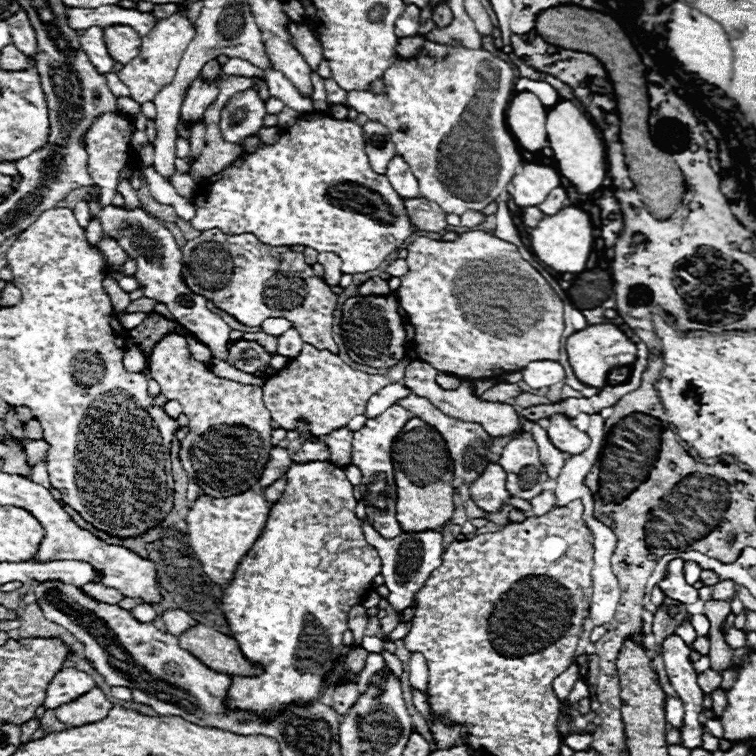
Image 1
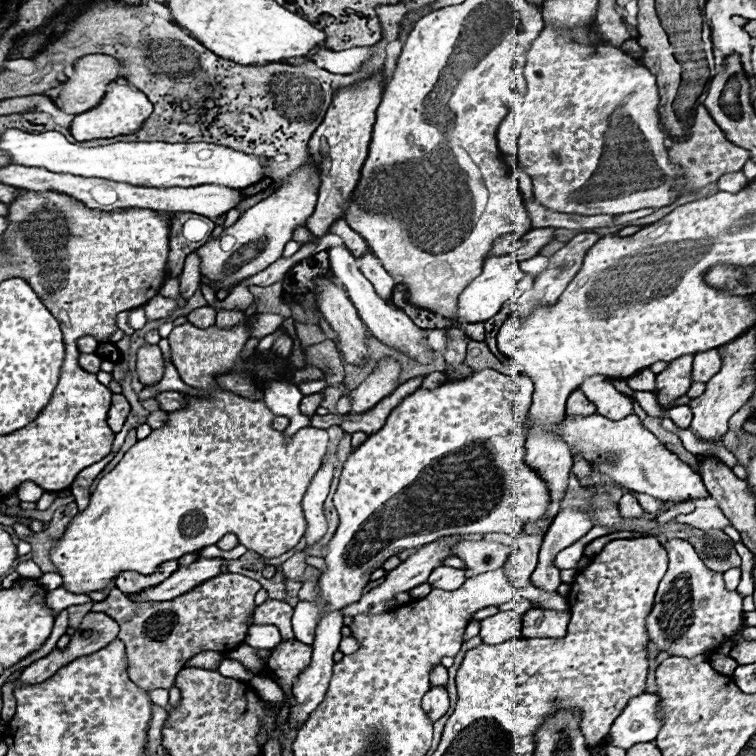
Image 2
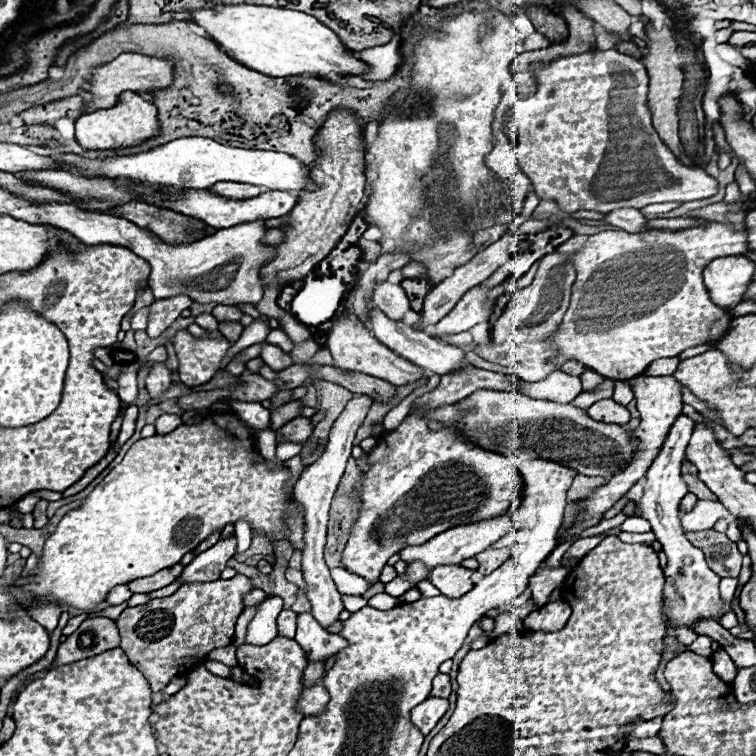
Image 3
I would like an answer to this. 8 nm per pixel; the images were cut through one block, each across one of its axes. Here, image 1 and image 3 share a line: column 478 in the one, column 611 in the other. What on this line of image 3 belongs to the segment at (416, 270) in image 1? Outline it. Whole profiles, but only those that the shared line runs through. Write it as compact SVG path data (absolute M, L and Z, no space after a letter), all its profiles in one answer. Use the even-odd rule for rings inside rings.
M710 220L710 224L704 226L704 228L688 228L688 230L676 230L676 232L650 230L650 232L644 232L644 234L630 234L630 232L624 232L624 230L606 230L606 232L594 234L594 236L572 236L568 242L560 244L556 248L556 252L558 254L566 254L568 260L574 264L574 268L576 268L576 282L572 286L570 306L568 306L568 310L564 314L564 320L562 320L562 324L560 324L560 328L558 328L556 336L554 336L554 344L558 348L558 366L556 366L556 370L560 370L566 360L574 358L574 360L586 364L588 368L592 368L594 372L598 372L604 378L610 378L610 380L630 380L632 376L642 374L658 358L672 358L672 356L678 356L680 352L684 352L688 348L698 346L698 344L708 344L708 342L720 340L720 336L724 336L728 332L732 318L730 318L728 310L722 310L716 304L712 304L712 300L708 296L708 290L702 284L702 272L714 258L744 256L748 252L746 236L748 236L746 230L744 232L734 232L728 224L720 224L720 222Z

